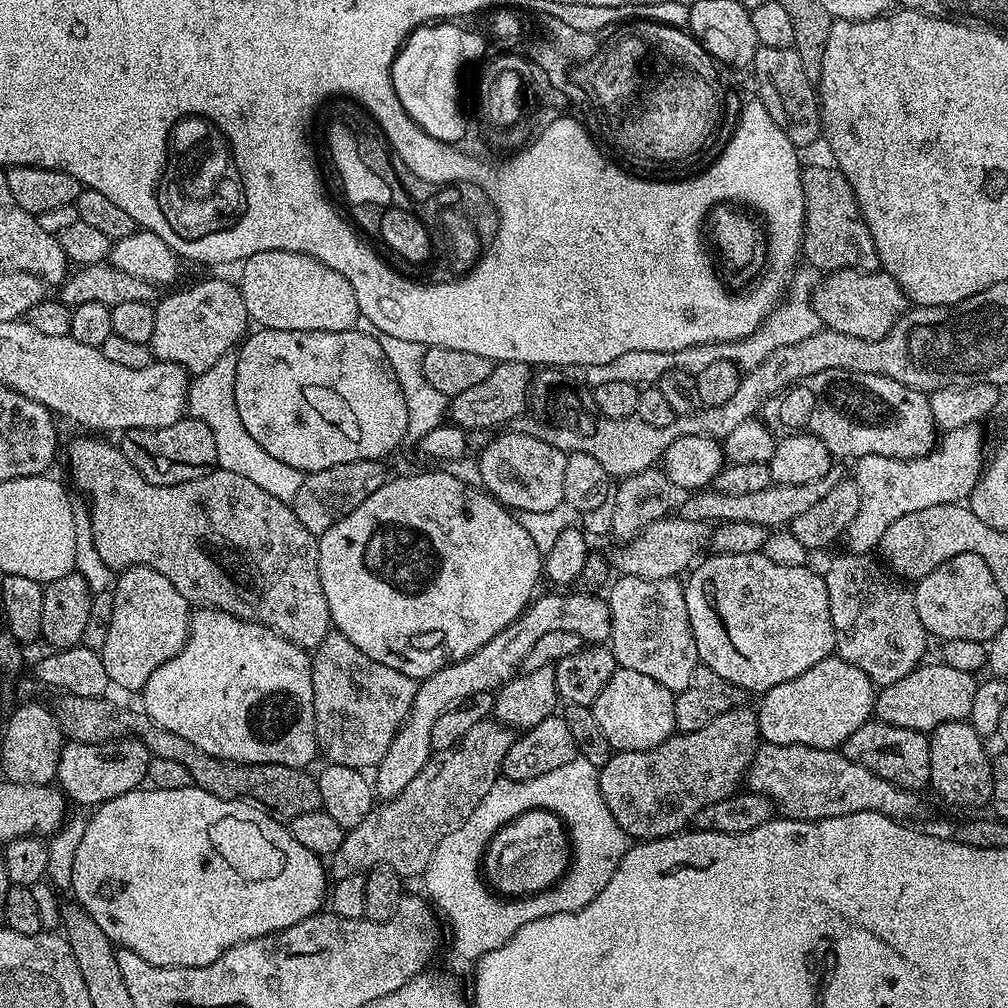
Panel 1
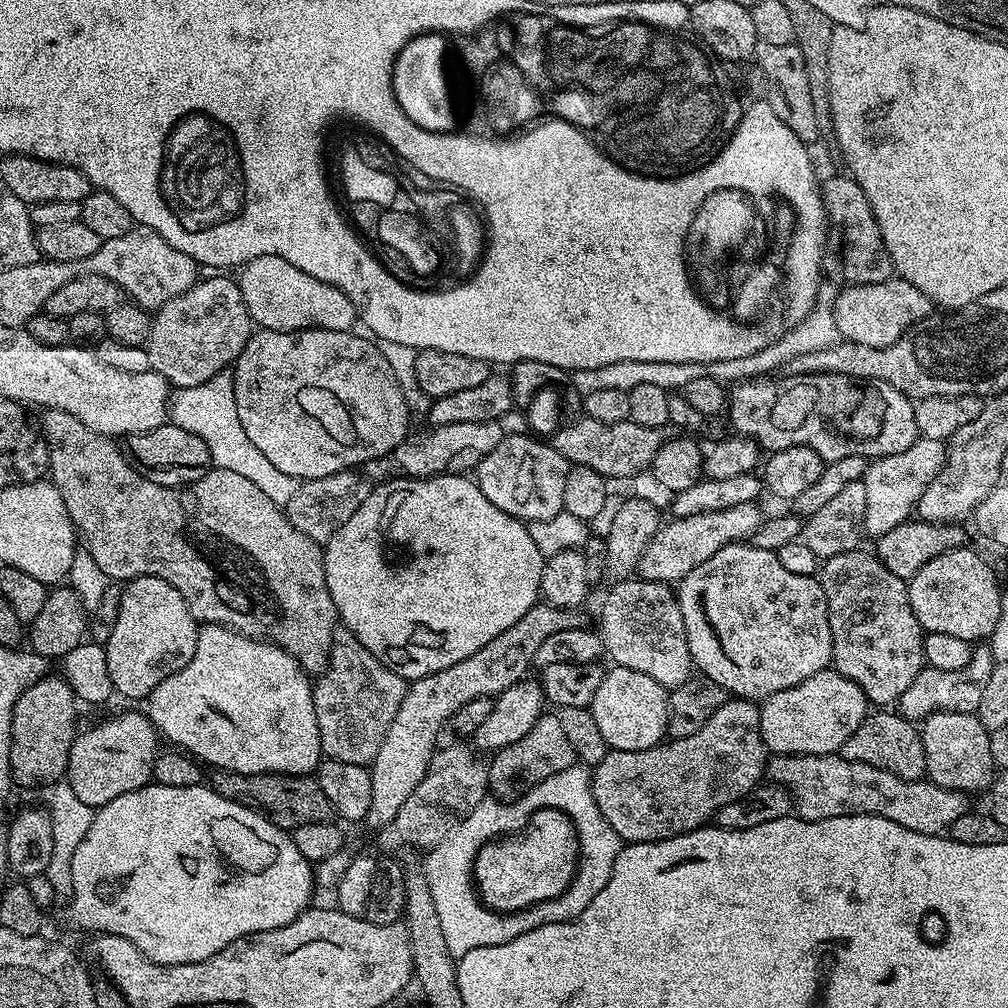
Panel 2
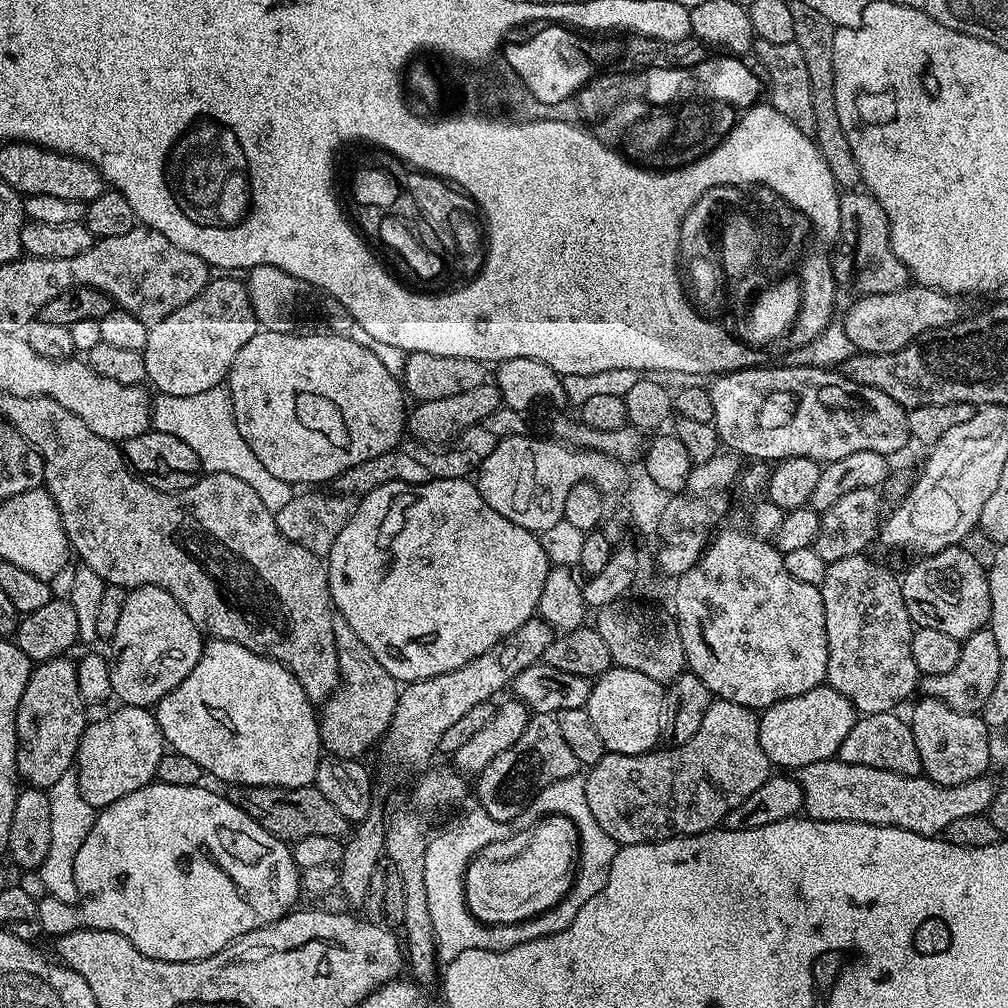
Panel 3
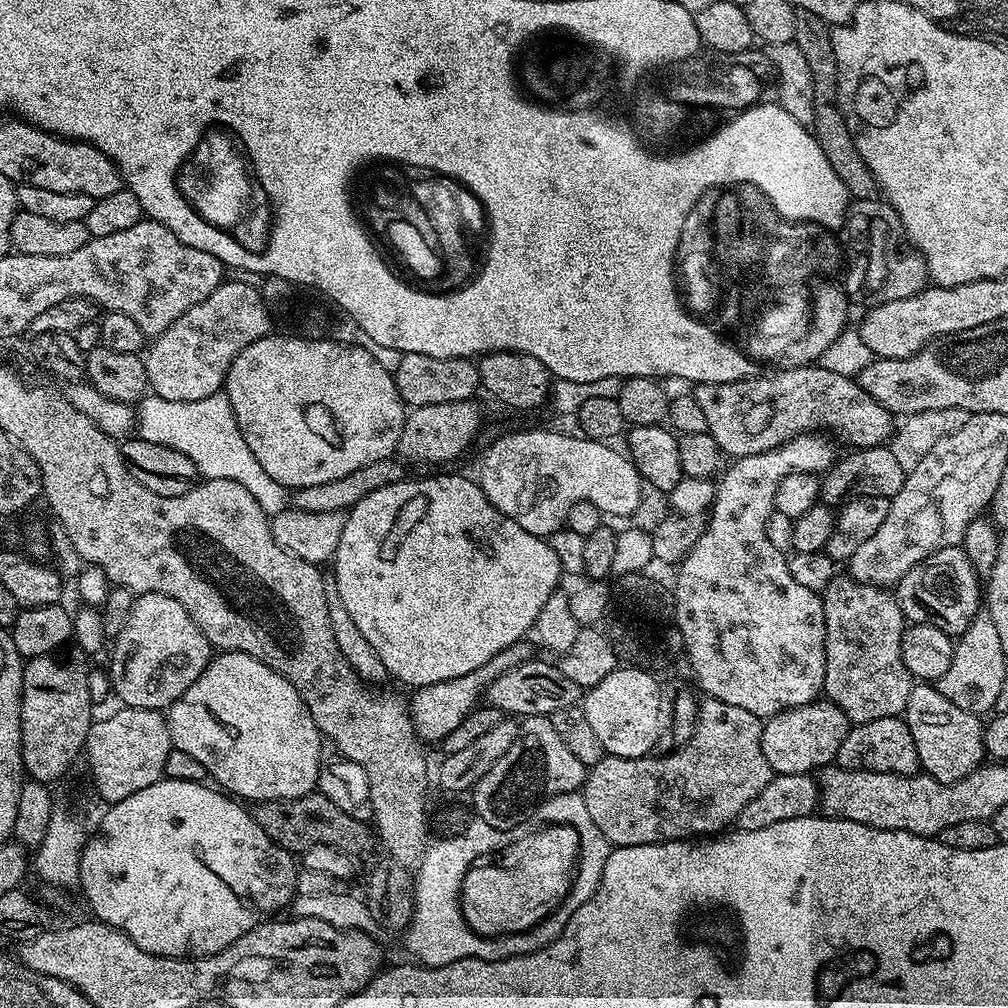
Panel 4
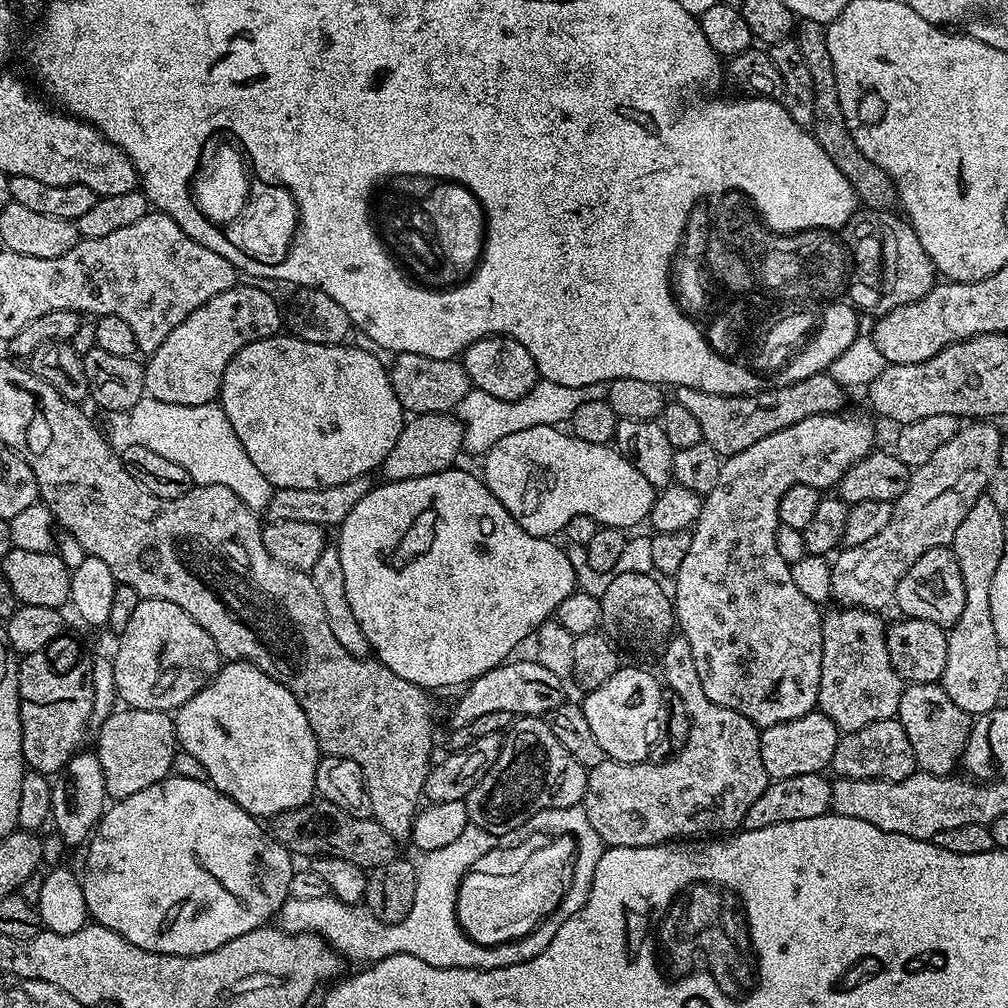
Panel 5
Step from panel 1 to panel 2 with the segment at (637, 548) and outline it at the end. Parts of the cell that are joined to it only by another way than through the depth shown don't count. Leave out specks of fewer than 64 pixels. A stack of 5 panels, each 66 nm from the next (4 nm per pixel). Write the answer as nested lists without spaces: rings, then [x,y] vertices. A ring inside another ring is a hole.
[[[742,502],[742,506],[731,507],[730,510],[707,512],[702,515],[691,515],[690,518],[669,519],[669,523],[661,523],[660,528],[652,536],[647,550],[640,556],[637,573],[643,580],[676,584],[686,574],[706,562],[721,548],[735,542],[747,541],[763,526],[766,513],[757,502]]]

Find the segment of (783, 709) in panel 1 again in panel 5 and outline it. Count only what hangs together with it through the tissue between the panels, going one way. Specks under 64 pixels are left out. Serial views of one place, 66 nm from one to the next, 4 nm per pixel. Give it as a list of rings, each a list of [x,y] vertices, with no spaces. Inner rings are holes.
[[[813,710],[788,722],[778,722],[763,729],[760,734],[762,766],[766,766],[769,781],[794,778],[794,774],[824,772],[834,758],[834,746],[838,746],[842,733],[826,718],[826,714]]]

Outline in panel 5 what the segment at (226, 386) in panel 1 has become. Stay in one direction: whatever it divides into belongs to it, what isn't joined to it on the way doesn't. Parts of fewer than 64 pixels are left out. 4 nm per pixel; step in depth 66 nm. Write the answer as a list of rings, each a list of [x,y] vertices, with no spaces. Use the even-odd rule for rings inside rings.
[[[146,394],[126,413],[126,420],[131,443],[146,446],[146,450],[170,458],[170,462],[178,462],[190,474],[193,485],[226,486],[246,502],[250,511],[260,514],[267,509],[273,486],[266,474],[250,462],[250,454],[242,450],[242,442],[238,442],[238,434],[234,434],[234,426],[230,426],[230,418],[226,418],[219,403],[178,406],[158,402],[158,398]]]

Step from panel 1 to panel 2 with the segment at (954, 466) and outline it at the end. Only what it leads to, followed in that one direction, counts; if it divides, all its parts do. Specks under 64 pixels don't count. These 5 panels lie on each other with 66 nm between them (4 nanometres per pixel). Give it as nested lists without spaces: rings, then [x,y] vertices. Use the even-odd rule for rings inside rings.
[[[917,438],[902,454],[890,454],[873,459],[865,467],[863,482],[866,486],[866,518],[864,530],[877,538],[894,530],[913,515],[916,503],[922,498],[926,486],[943,471],[946,465],[946,444],[942,440]]]

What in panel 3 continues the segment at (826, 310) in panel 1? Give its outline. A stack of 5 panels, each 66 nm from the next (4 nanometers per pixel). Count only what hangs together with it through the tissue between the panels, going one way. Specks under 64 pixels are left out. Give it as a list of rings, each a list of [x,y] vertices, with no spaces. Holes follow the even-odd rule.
[[[909,286],[894,290],[894,294],[870,294],[860,296],[848,308],[842,317],[846,338],[850,338],[857,353],[873,352],[890,354],[906,347],[912,340],[917,340],[923,332],[929,332],[942,326],[950,326],[961,319],[961,301],[933,288]]]

